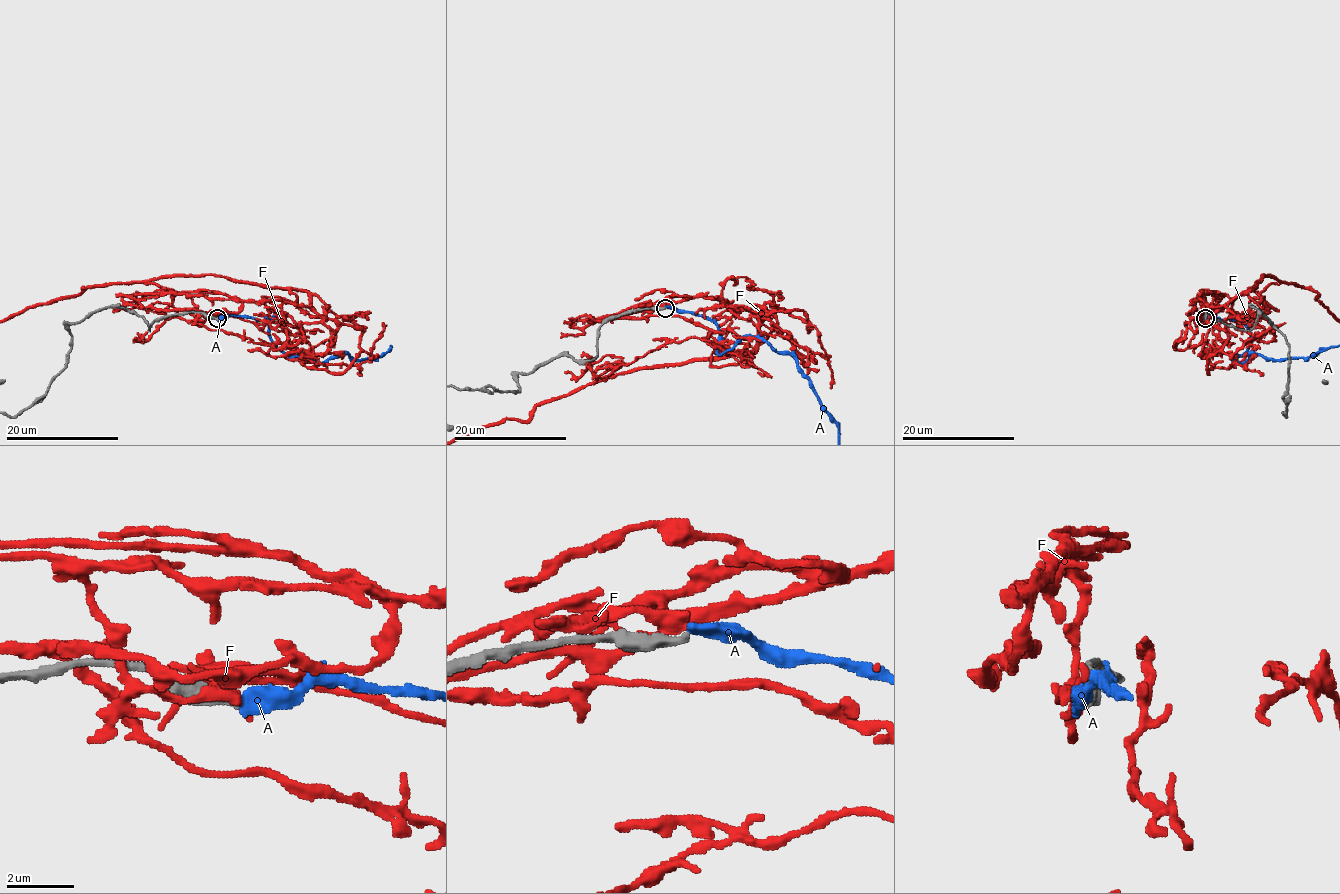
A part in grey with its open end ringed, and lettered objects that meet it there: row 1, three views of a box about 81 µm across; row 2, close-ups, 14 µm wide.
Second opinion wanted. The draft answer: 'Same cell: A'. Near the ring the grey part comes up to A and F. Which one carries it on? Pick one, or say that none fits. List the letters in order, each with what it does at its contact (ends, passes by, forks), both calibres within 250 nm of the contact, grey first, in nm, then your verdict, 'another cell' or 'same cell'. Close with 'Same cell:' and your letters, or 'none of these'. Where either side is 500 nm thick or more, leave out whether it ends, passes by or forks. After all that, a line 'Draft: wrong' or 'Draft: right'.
A: it ends; calibres 280 and 440 nm; another cell
F: calibres 550 and 550 nm; another cell
Same cell: none of these
Draft: wrong

